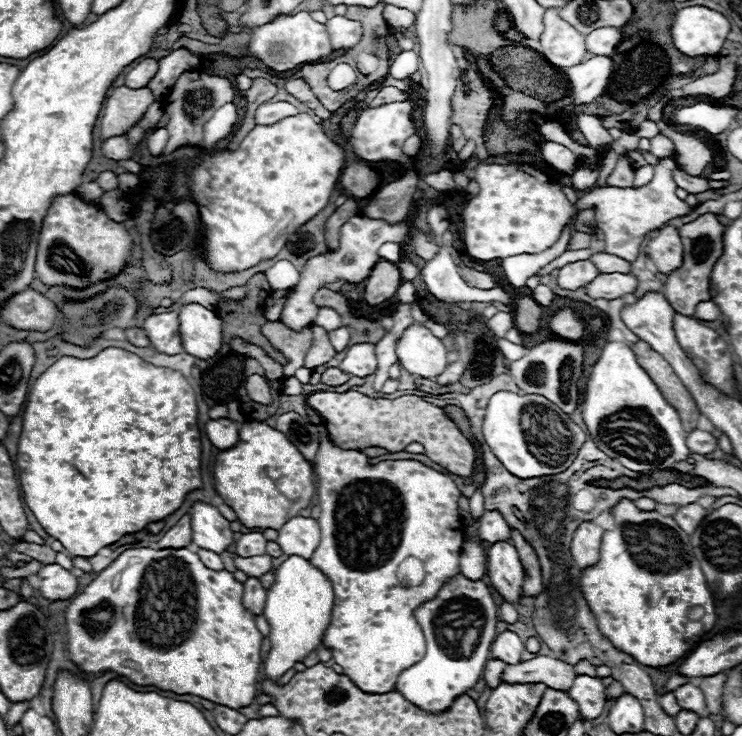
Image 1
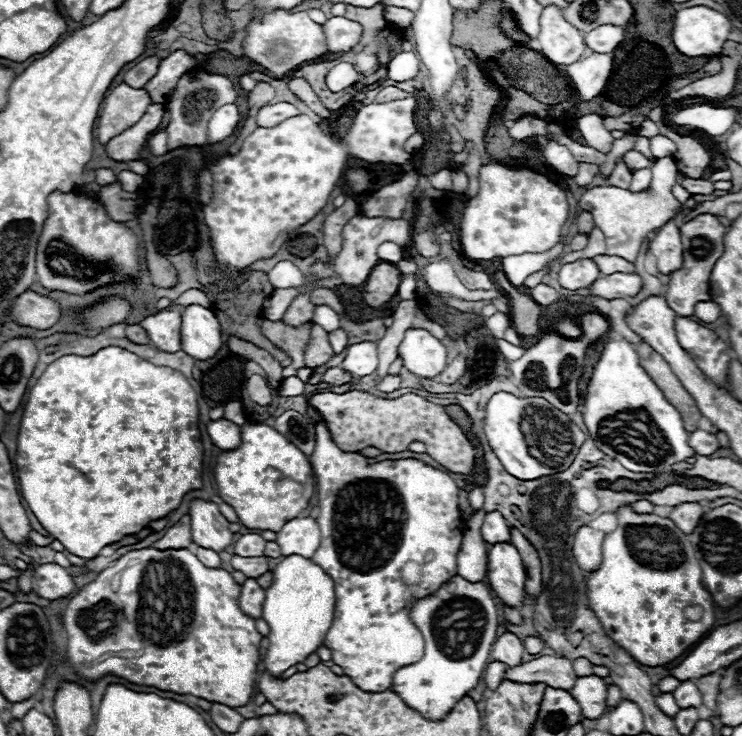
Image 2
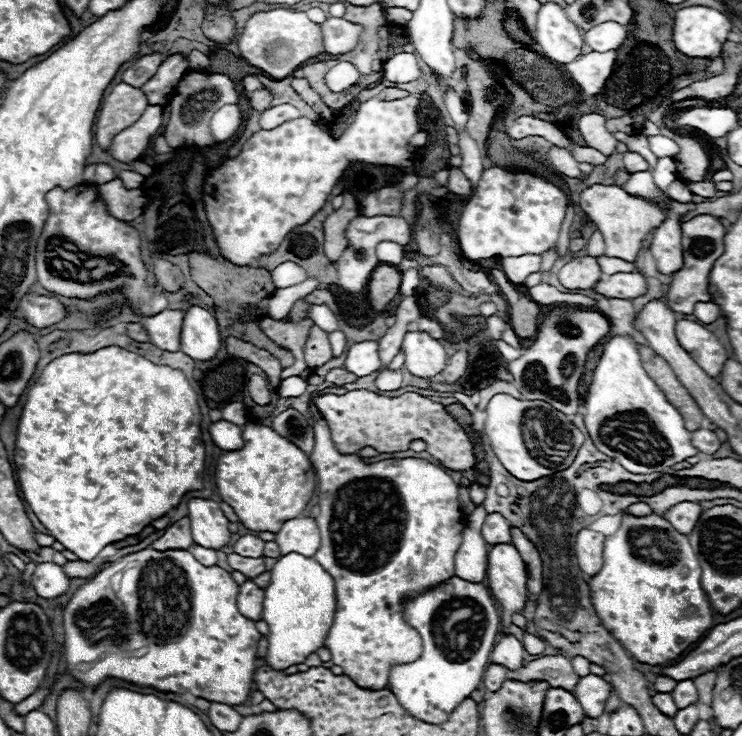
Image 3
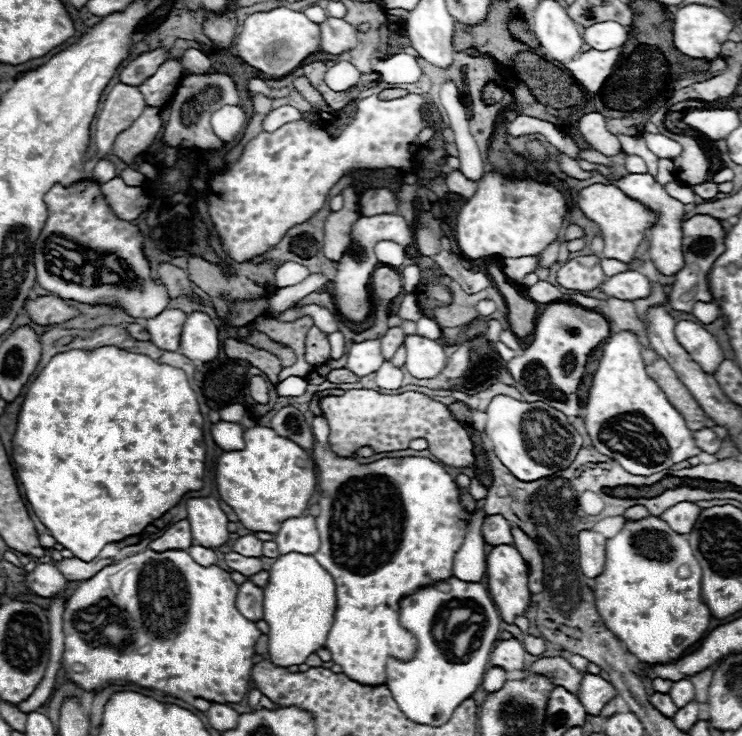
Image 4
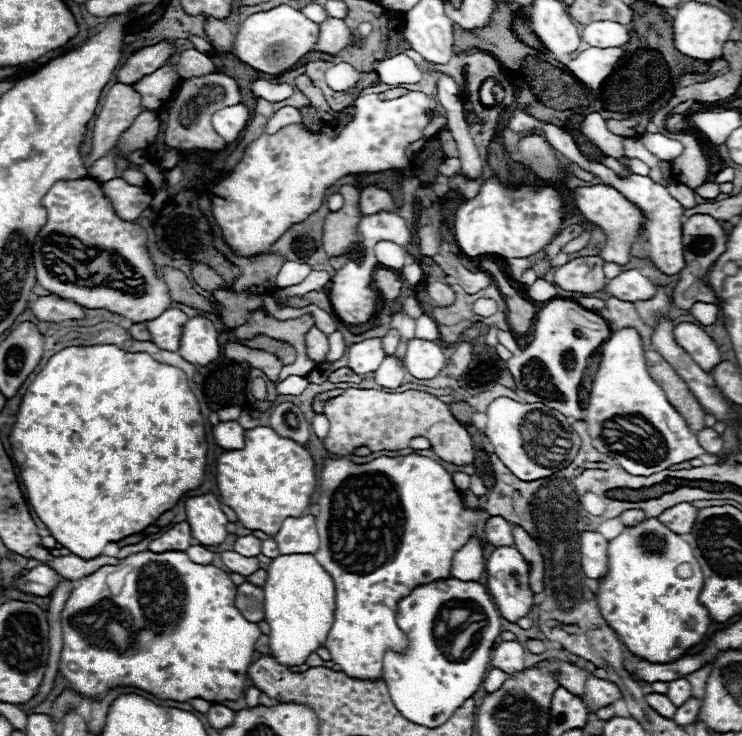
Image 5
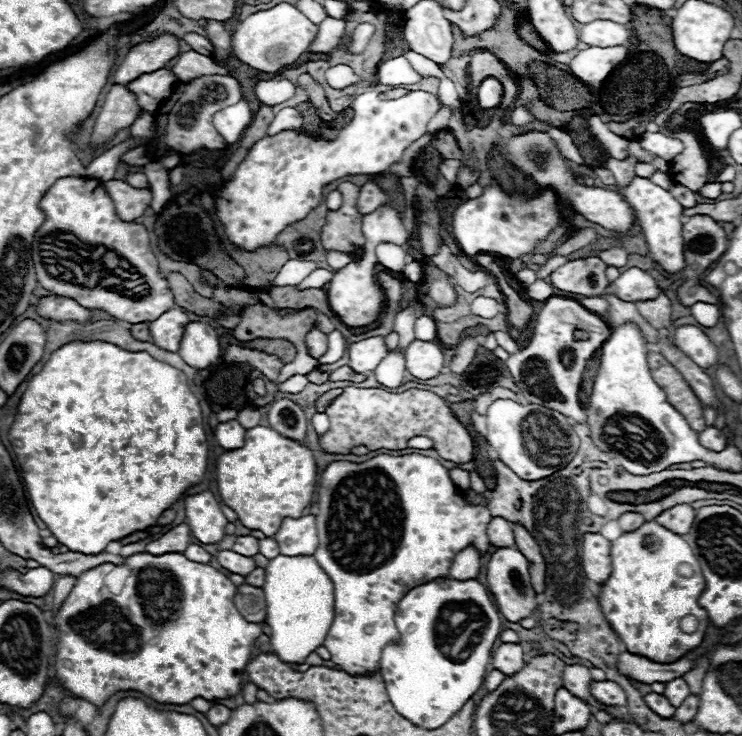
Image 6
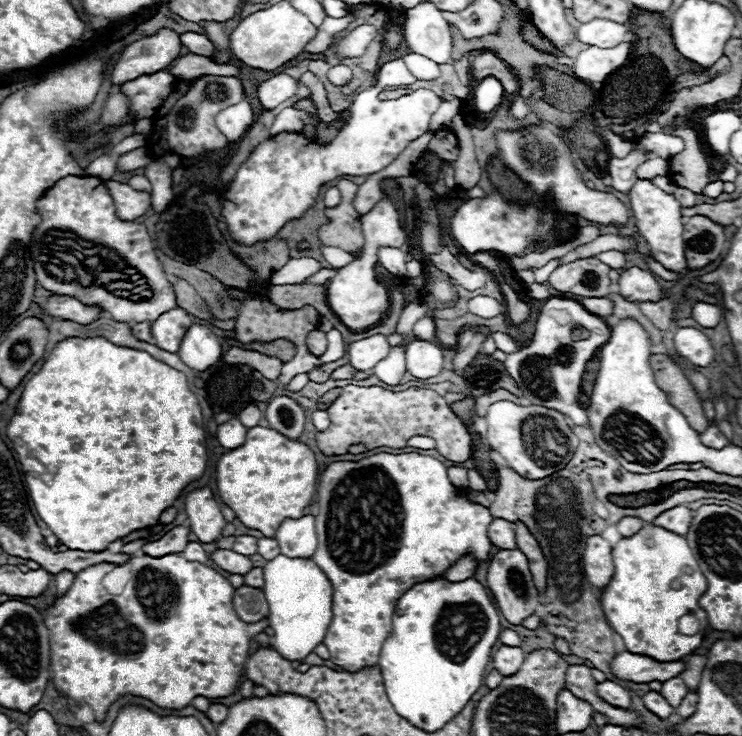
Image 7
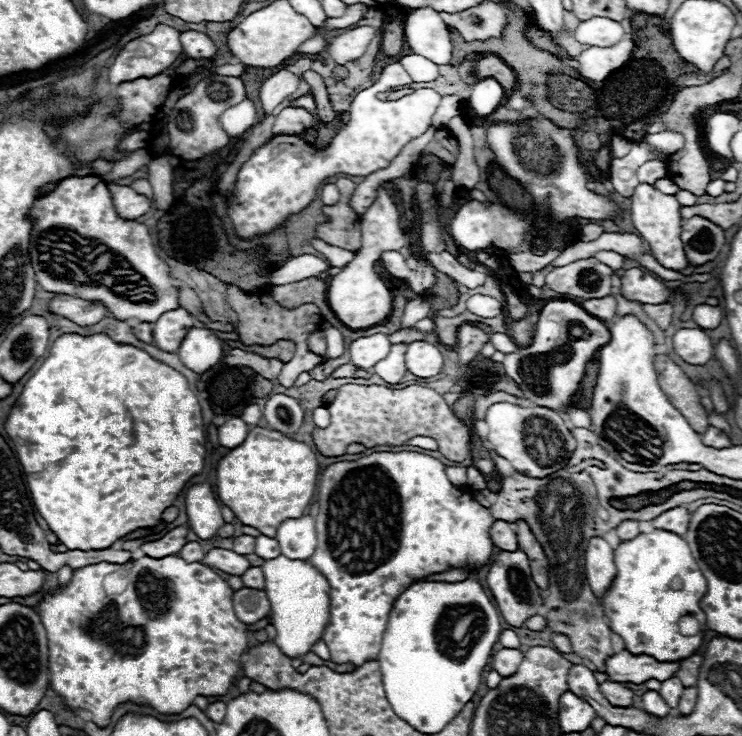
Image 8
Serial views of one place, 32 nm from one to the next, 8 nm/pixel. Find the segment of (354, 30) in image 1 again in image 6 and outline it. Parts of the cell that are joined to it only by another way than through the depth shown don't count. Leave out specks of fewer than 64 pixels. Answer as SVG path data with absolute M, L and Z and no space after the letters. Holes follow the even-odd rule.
M326 18L320 28L316 40L310 44L310 52L330 52L340 46L342 38L346 36L346 20L342 18Z

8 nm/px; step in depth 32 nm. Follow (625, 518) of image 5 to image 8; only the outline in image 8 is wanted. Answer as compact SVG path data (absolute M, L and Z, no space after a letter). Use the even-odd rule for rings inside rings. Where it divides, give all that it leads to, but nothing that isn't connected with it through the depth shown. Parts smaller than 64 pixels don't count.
M624 520L624 522L616 528L616 534L618 534L620 542L636 538L636 536L638 536L638 522L634 522L634 520Z

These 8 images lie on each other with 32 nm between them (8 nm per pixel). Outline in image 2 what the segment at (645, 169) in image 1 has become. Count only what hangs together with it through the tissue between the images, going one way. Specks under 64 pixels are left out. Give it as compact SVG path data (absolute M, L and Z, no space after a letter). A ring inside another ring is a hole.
M650 168L636 170L636 172L632 174L632 182L630 182L628 190L632 190L632 192L642 192L642 190L650 188L650 184L652 184L652 170L650 170Z

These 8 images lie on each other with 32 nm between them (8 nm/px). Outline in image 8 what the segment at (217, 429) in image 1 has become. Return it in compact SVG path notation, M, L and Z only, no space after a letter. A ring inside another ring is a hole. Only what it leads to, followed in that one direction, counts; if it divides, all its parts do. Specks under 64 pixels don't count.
M230 418L226 424L222 424L218 428L218 440L226 448L240 446L240 442L244 442L248 430L250 428L248 428L248 424L242 418Z

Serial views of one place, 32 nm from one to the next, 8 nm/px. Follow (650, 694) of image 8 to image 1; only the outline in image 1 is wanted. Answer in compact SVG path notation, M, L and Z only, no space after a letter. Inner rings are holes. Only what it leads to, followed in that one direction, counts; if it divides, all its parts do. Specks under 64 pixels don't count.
M672 692L662 694L662 696L658 698L658 702L660 702L662 710L664 710L668 716L676 716L676 714L682 710L682 708L678 706L678 702L676 702L676 698L674 698L674 694L672 694Z

